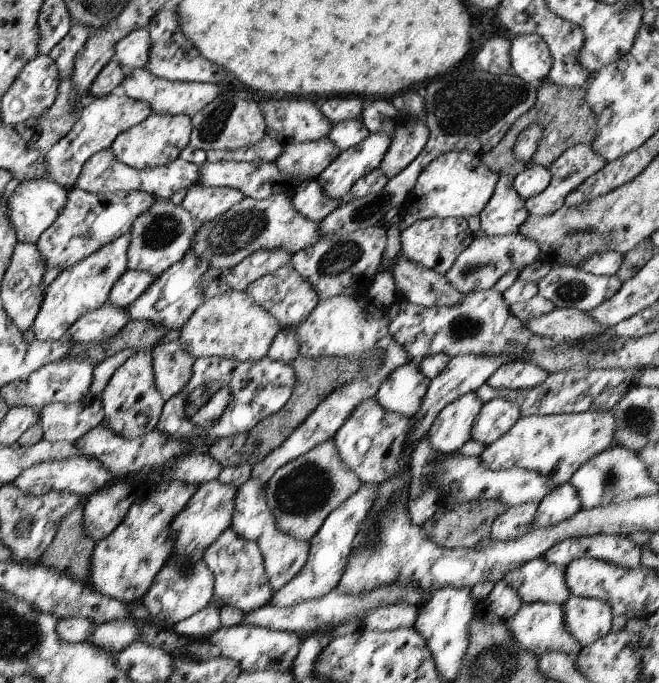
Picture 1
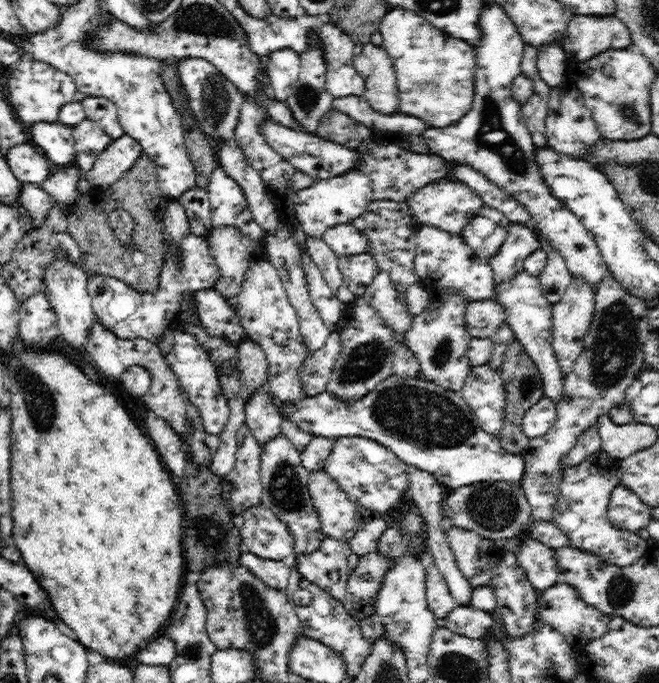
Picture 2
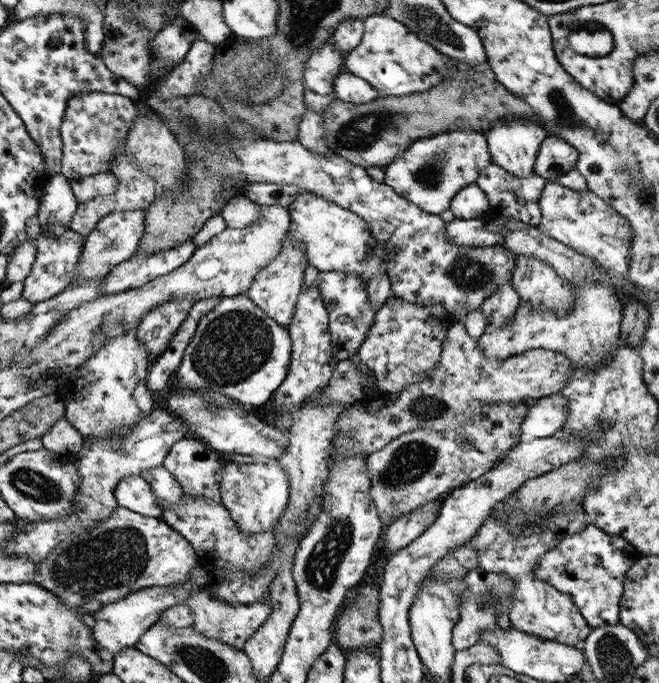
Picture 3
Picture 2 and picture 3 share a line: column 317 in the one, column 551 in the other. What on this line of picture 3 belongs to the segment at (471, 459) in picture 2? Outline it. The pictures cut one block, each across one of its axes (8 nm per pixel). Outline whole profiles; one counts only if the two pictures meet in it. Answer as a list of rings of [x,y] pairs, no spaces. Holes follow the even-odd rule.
[[[560,392],[532,401],[522,421],[521,434],[535,439],[556,435],[568,419],[568,400]]]

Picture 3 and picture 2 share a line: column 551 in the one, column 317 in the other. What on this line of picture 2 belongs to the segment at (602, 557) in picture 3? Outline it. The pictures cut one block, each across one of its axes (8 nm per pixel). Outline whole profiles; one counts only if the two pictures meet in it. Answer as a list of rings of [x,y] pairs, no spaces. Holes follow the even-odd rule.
[[[325,537],[318,550],[295,557],[296,567],[311,583],[330,593],[336,600],[346,596],[349,577],[348,557],[352,554],[349,541]]]

